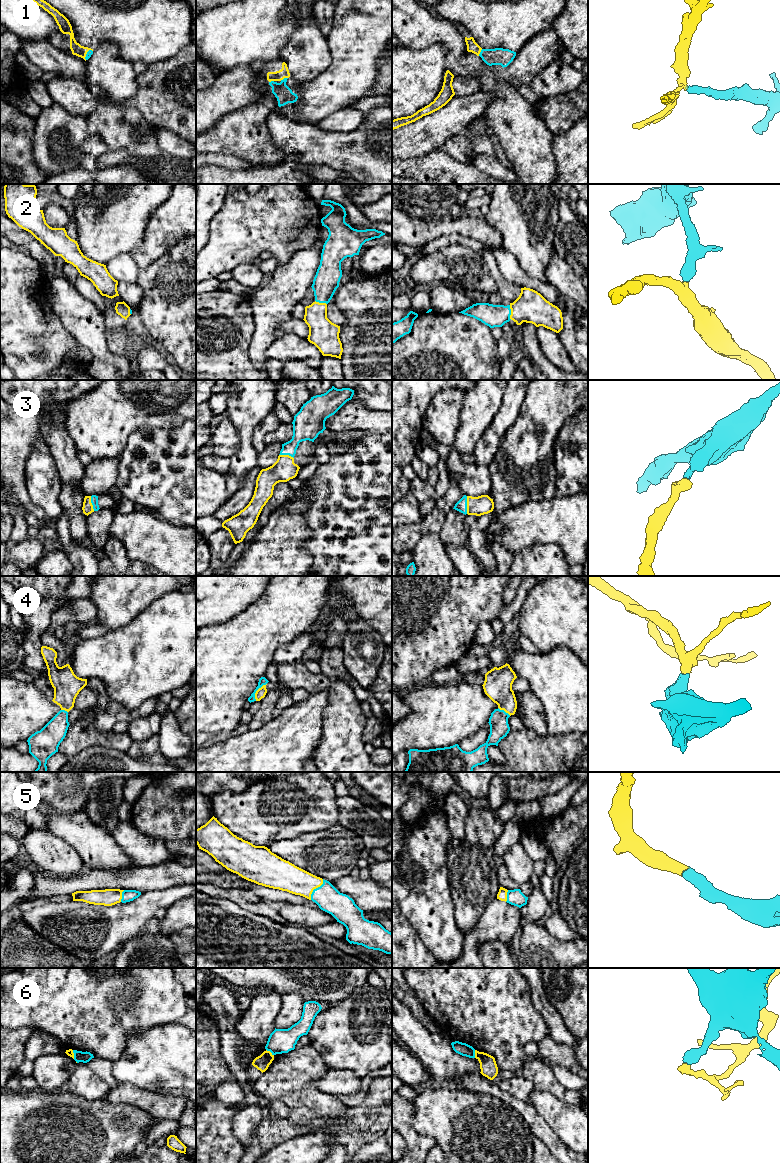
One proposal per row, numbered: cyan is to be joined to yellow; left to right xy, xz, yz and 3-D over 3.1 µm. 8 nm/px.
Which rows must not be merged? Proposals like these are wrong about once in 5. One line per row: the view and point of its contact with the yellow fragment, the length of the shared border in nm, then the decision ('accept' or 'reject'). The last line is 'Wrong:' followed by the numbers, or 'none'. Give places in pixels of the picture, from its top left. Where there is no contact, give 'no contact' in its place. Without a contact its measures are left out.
1: xz (283, 78) | 70 nm | accept
2: yz (511, 312) | 120 nm | accept
3: yz (467, 505) | 140 nm | accept
4: xz (256, 691) | 170 nm | accept
5: xz (315, 888) | 200 nm | accept
6: xz (270, 1052) | 80 nm | reject
Wrong: 6

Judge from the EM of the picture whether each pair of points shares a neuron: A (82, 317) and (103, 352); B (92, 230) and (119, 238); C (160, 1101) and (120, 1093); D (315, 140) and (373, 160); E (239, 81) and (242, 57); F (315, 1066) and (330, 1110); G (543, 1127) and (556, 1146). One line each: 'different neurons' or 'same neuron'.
A: same neuron
B: same neuron
C: same neuron
D: same neuron
E: different neurons
F: same neuron
G: same neuron

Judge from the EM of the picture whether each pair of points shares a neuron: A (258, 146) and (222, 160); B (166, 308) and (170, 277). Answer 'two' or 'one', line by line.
A: two
B: one

